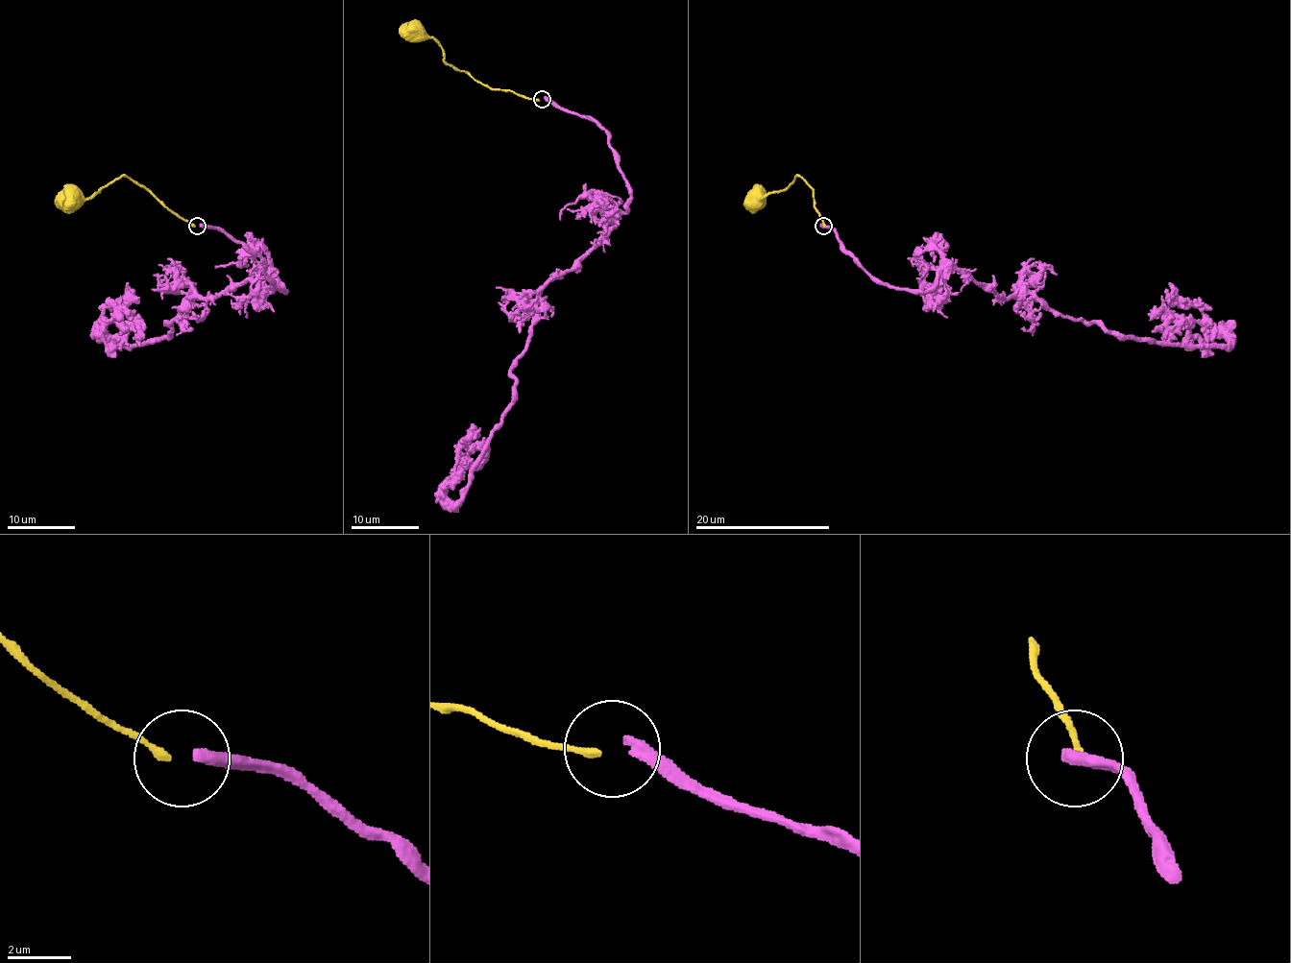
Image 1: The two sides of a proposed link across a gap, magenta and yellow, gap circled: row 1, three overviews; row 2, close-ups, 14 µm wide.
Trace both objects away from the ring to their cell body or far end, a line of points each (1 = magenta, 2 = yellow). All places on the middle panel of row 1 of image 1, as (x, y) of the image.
1: (545, 99), (605, 132), (630, 203), (540, 293), (511, 371), (512, 404), (485, 450), (450, 480), (484, 442)
2: (540, 99), (523, 98), (511, 91), (491, 89), (443, 59), (443, 51), (431, 37), (415, 32)

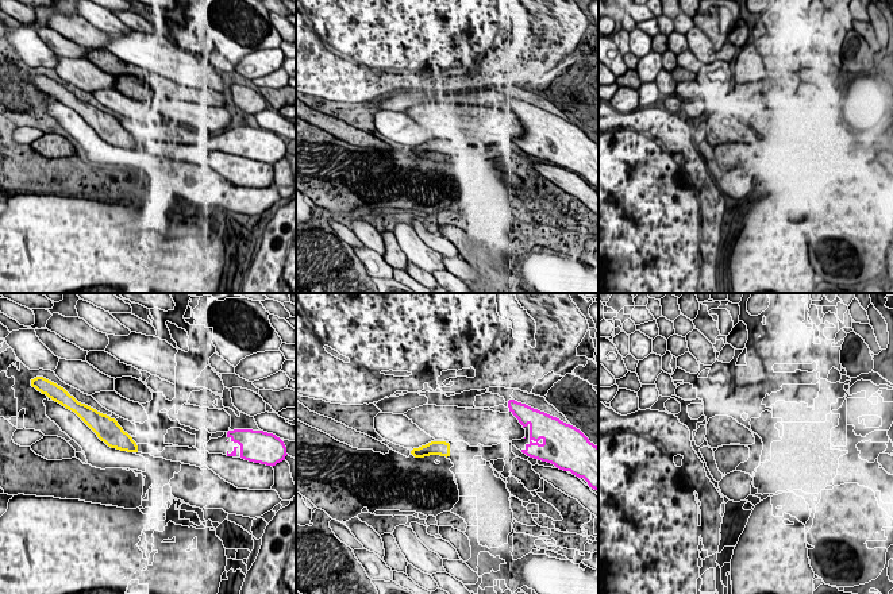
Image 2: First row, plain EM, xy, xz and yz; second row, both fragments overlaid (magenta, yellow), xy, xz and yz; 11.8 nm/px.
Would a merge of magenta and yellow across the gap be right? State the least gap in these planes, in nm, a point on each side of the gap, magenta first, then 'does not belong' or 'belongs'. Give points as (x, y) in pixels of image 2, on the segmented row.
800 nm | xz (509, 411), (449, 444) | does not belong

